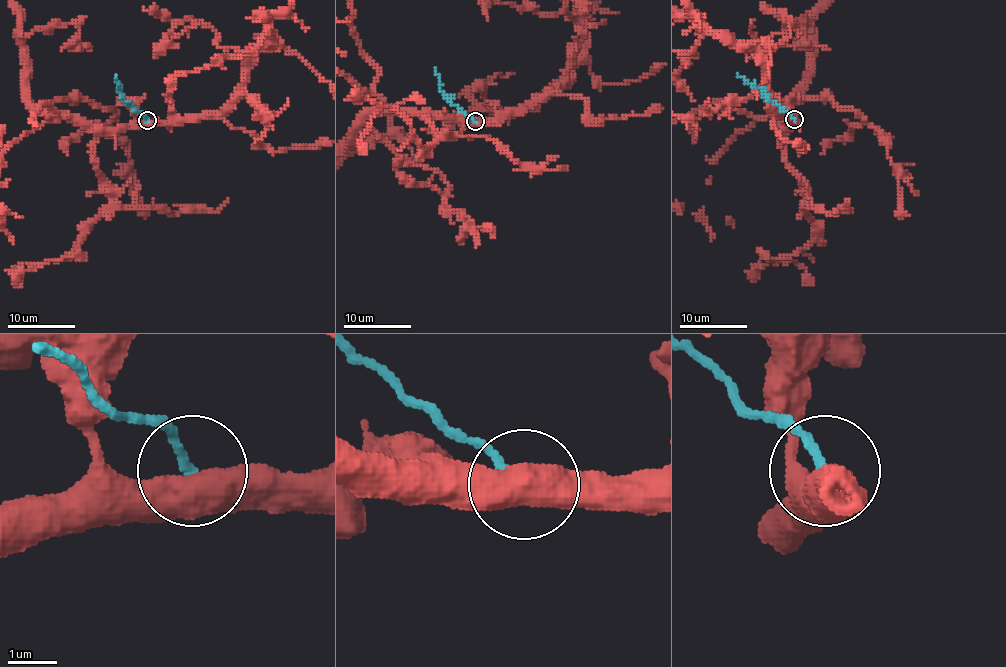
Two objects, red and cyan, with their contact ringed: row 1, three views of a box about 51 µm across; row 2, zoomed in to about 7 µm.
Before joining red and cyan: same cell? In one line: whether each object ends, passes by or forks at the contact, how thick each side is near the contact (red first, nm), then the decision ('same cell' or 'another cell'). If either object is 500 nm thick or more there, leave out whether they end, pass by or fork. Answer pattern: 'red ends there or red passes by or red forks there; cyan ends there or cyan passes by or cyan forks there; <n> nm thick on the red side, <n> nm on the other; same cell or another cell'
600 nm thick on the red side, 180 nm on the other; same cell

